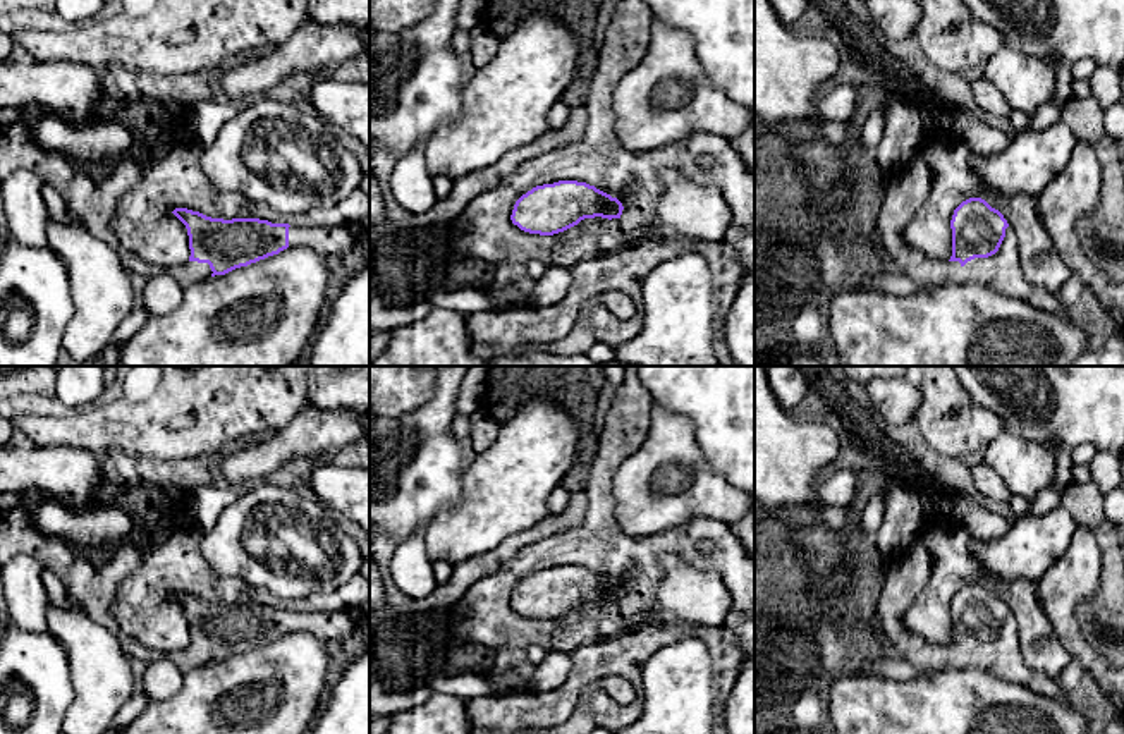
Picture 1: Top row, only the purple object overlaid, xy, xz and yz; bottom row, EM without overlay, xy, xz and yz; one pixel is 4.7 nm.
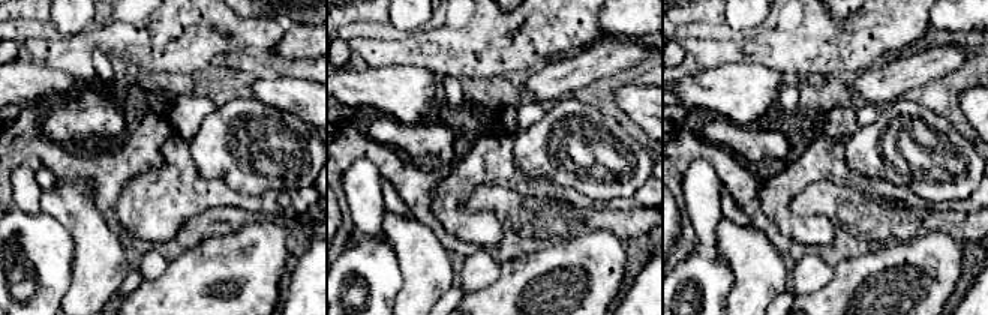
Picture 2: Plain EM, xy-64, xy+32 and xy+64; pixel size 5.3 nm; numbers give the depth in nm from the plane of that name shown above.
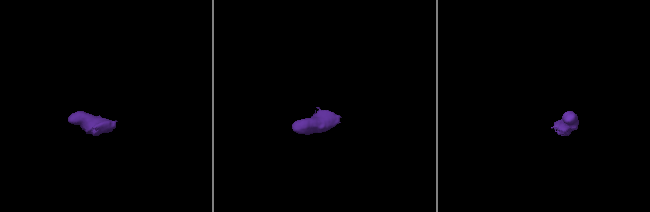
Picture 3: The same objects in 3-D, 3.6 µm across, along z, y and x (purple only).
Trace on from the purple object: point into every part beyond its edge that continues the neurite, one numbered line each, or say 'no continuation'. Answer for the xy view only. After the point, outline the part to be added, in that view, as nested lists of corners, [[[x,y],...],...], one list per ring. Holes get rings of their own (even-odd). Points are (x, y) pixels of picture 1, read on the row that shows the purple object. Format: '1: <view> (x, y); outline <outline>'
1: xy (191, 272); outline [[[187,261],[168,270],[172,277],[186,289],[196,282],[211,277],[211,268],[208,263]]]

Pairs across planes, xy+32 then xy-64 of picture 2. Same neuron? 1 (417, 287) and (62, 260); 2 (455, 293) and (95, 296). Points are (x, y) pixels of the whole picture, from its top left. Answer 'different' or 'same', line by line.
1: different
2: different

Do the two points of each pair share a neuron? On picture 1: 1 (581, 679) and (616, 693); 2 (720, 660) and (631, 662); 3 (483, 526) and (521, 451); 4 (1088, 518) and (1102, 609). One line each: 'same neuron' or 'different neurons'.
1: different neurons
2: same neuron
3: same neuron
4: same neuron

